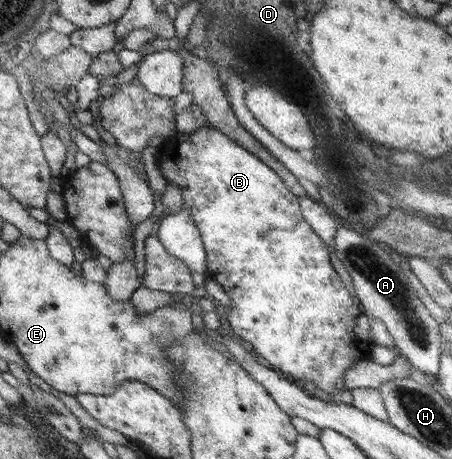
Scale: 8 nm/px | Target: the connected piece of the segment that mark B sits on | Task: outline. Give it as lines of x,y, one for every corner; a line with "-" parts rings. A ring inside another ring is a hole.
203,126
192,133
175,133
166,139
159,154
156,156
157,168
161,172
161,176
167,180
167,185
175,184
181,188
183,194
183,211
189,211
195,220
195,226
199,228
201,241
205,248
205,256
207,256
207,271
203,273
206,280
213,280
219,283
225,293
229,296
230,304
225,307
227,321
231,326
234,335
239,335
241,339
251,343
258,357
266,359
272,369
281,373
281,375
292,375
299,383
303,384
306,380
311,380
316,387
323,389
329,396
338,394
345,396
345,372
363,359
369,359
371,350
377,343
373,341
371,335
372,319
365,314
362,305
354,303
354,297
351,295
345,281
338,275
336,269
331,263
329,248
327,244
313,231
313,228
305,221
300,211
299,198
293,195
287,189
284,181
273,171
268,165
265,165
249,150
243,149
236,142
231,141
224,133
213,129
210,126

